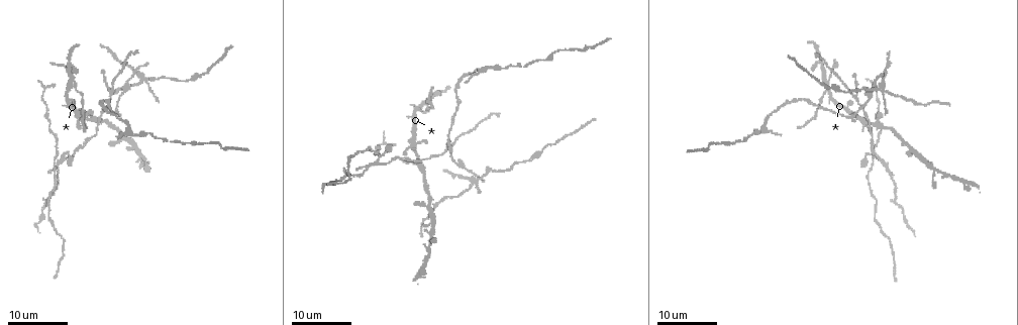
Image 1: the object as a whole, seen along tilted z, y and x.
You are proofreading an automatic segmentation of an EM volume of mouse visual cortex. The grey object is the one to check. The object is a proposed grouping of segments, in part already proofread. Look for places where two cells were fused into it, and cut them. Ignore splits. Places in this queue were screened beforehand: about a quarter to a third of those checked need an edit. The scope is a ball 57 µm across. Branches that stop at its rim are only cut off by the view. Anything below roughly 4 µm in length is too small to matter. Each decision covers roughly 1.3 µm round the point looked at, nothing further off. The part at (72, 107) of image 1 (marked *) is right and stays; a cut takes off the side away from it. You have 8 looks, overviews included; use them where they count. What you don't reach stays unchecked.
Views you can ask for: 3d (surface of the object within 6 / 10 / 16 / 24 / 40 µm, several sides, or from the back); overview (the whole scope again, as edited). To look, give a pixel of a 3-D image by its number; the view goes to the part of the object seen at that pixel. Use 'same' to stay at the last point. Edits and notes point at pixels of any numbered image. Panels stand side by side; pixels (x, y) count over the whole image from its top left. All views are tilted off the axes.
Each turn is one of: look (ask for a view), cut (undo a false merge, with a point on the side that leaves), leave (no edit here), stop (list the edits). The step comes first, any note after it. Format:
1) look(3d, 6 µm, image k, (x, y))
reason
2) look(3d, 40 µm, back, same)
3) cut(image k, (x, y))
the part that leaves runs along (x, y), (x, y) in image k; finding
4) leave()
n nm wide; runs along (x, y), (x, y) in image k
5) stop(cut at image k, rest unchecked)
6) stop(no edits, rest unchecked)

look(3d, 24 µm, image 1, (73, 85))
looks like a crossing

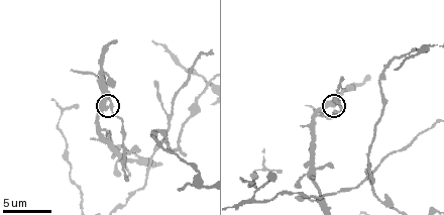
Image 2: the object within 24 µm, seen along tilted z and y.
look(3d, 10 µm, image 2, (332, 106))

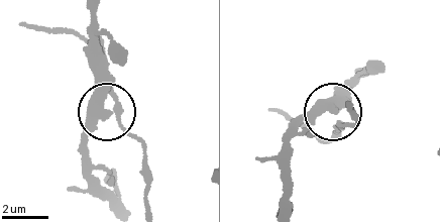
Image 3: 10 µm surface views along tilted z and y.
leave()
300 nm wide; all the same cell

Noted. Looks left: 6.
look(3d, 16 µm, image 2, (141, 161))
four or more arms meet

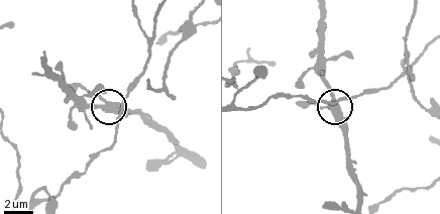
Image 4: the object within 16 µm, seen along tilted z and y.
leave()
5 arms; all the same cell

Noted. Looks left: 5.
look(3d, 10 µm, image 2, (254, 198))
a fork

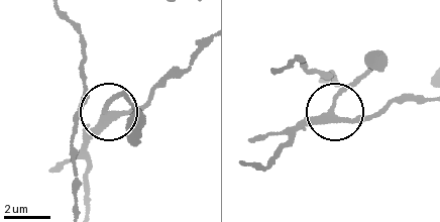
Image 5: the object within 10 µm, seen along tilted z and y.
look(3d, 6 µm, image 5, (331, 108))

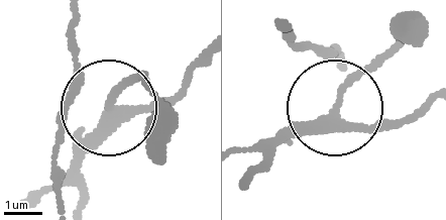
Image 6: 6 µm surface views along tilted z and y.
leave()
continuous, no second cell

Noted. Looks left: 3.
look(3d, 16 µm, image 1, (474, 185))
small branch off a trunk

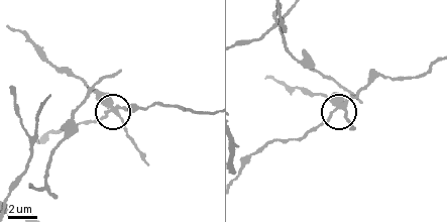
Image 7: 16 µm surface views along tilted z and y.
look(3d, 6 µm, image 7, (341, 107))
zoom in

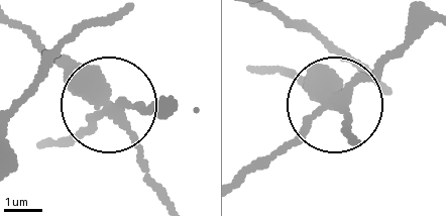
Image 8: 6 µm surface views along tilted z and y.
cut(image 8, (68, 80))
side arm 15 µm; the part that leaves runs along (336, 106), (266, 75) in image 8; a second cell is stuck on

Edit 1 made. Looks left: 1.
stop(cut at image 8, rest unchecked)

